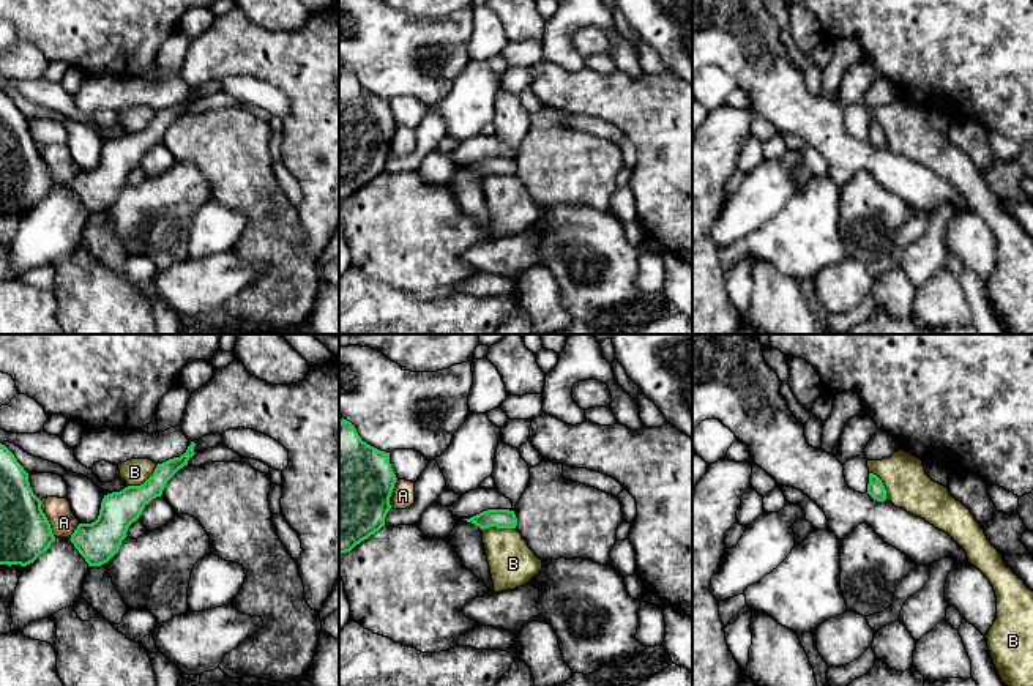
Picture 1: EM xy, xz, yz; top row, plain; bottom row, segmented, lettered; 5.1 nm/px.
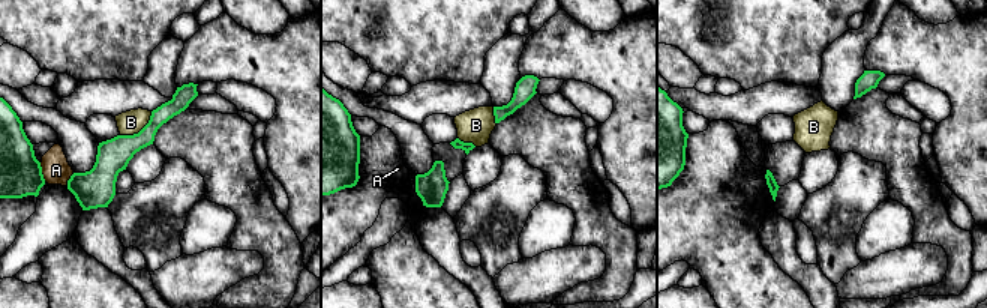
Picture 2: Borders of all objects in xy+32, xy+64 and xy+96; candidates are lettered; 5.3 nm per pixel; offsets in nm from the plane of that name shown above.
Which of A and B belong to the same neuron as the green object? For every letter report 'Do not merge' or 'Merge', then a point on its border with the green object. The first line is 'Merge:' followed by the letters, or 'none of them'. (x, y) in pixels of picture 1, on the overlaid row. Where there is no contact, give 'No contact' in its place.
Merge: B
A: Do not merge. Touches green at xy (46, 519)
B: Merge. Touches green at xy (145, 481)

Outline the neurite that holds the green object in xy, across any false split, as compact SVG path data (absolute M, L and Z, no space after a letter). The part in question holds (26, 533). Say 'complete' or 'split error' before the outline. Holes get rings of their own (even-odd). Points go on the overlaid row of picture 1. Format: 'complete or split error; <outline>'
complete; M0 443L0 565L33 563L55 541L28 473Z

